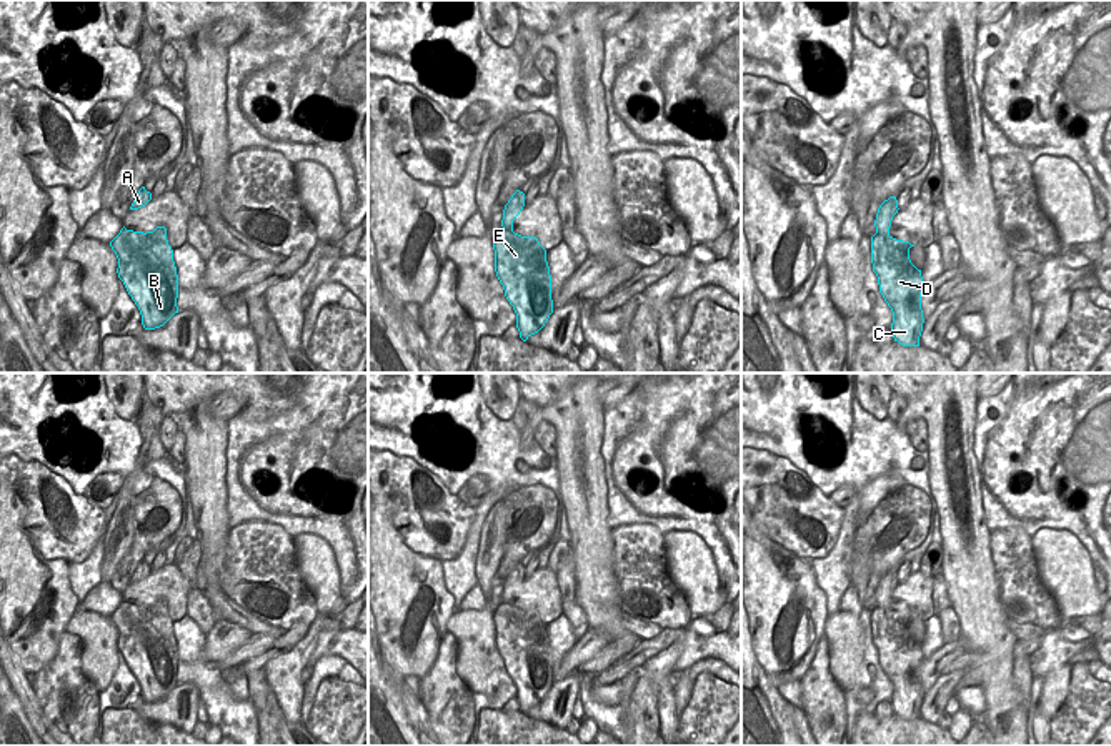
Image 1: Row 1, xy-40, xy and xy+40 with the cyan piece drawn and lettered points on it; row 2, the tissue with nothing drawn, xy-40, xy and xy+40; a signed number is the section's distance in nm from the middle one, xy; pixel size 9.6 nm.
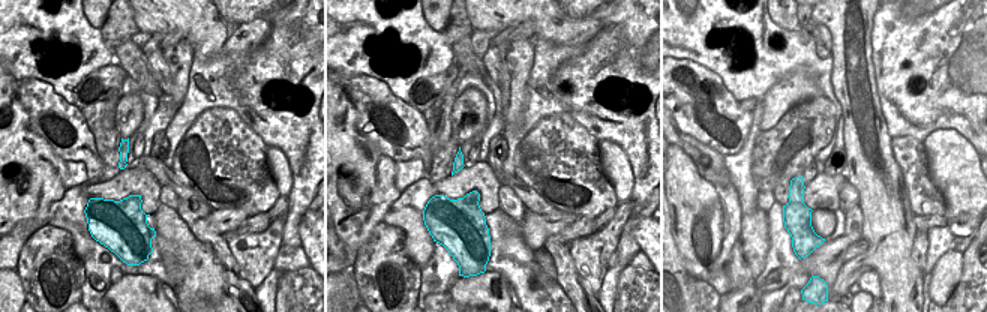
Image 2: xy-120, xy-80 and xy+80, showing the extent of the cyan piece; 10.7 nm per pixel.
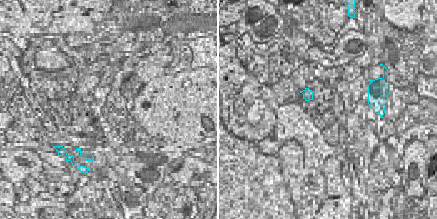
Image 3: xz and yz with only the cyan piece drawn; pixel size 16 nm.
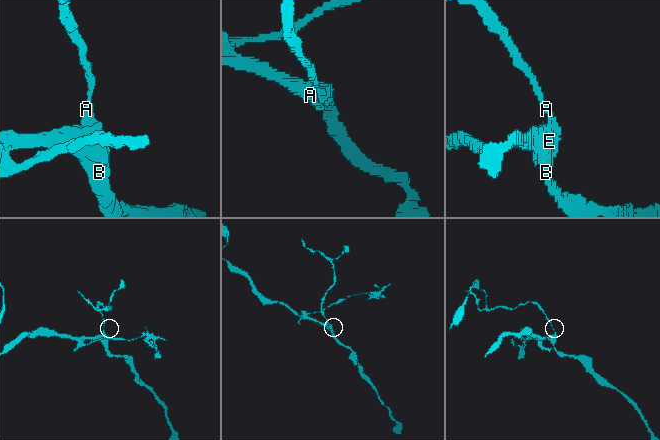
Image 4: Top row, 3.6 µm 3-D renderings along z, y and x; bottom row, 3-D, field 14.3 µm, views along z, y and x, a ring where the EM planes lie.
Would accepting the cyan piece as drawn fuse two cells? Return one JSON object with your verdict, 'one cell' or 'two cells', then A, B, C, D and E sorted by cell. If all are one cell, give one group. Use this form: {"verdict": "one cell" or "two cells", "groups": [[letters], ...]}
{"verdict": "two cells", "groups": [["A"], ["B", "C", "D", "E"]]}

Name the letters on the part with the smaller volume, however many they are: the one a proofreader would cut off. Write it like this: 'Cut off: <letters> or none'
Cut off: A

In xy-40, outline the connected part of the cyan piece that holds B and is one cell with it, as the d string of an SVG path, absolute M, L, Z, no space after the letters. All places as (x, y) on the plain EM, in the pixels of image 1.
M123 599L110 619L118 631L118 651L138 679L143 701L163 699L178 686L178 648L167 601L143 606Z

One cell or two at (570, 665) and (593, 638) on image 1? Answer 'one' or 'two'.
one

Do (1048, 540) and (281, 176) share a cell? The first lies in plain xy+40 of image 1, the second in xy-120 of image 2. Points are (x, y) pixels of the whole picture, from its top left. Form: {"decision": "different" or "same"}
{"decision": "same"}

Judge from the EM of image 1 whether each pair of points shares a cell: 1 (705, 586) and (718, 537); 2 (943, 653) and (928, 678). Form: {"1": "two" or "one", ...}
{"1": "two", "2": "one"}

